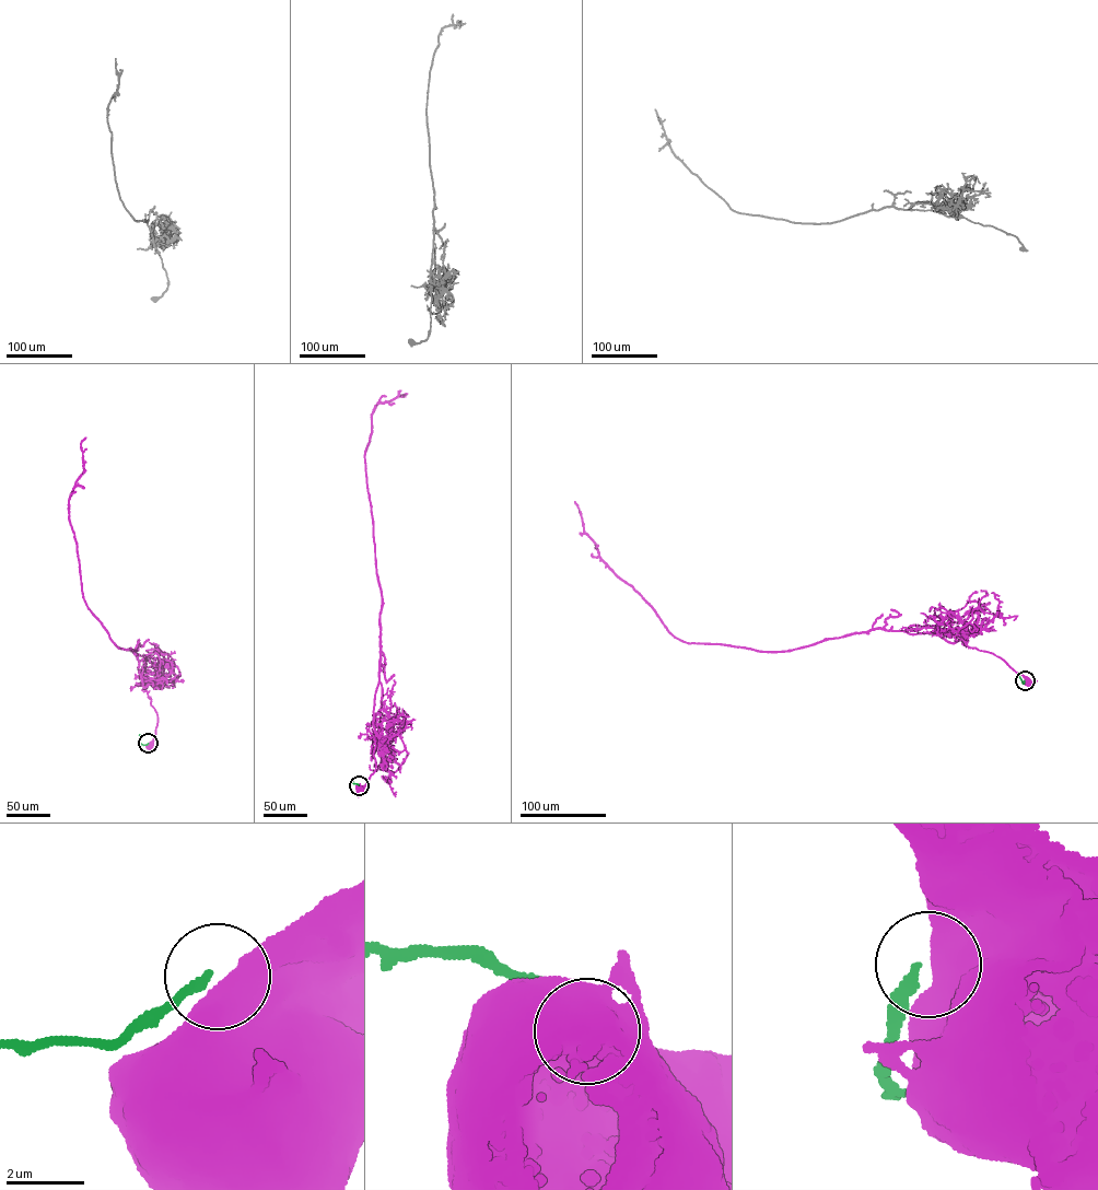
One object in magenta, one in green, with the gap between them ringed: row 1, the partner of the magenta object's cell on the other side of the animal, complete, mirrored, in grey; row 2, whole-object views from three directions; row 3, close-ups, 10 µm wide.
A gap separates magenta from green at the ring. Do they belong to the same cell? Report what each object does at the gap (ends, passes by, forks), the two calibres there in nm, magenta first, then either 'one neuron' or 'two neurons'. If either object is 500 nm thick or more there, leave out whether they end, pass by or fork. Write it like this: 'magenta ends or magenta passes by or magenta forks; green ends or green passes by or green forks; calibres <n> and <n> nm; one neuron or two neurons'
calibres 750 and 220 nm; two neurons

